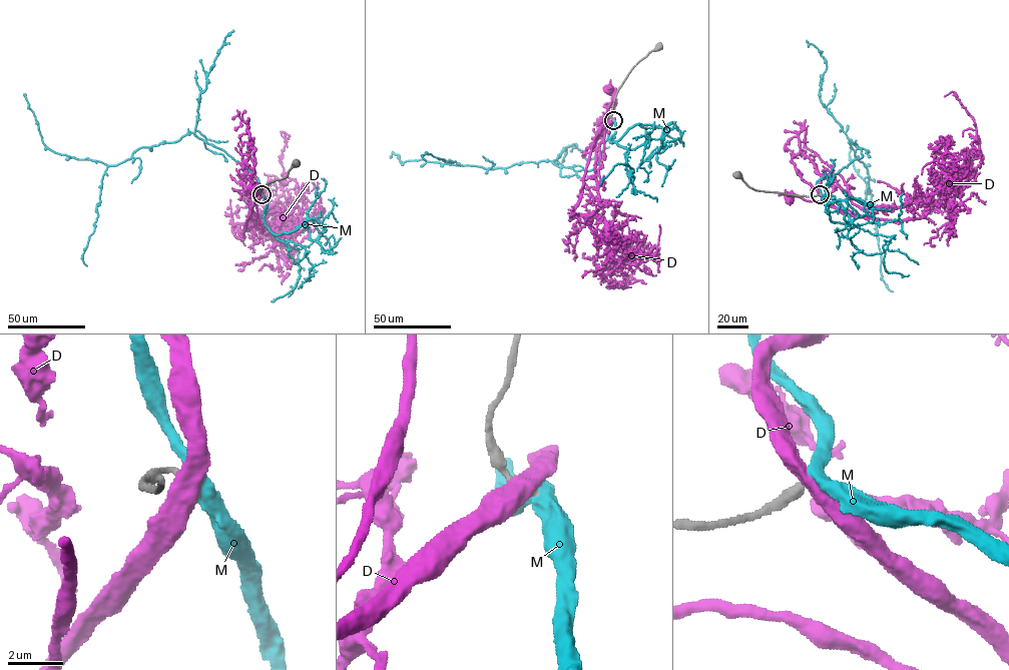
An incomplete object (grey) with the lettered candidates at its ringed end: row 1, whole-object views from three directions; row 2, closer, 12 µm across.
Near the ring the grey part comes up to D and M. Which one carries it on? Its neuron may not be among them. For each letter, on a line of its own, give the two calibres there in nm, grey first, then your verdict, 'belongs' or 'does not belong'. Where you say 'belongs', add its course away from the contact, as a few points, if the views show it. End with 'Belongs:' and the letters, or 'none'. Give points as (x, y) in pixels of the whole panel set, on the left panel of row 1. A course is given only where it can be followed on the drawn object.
D: calibres 280 and 600 nm; does not belong
M: calibres 260 and 500 nm; belongs; course (262, 194), (246, 165), (192, 132), (140, 147), (115, 165), (60, 154), (43, 142), (24, 93)
Belongs: M

